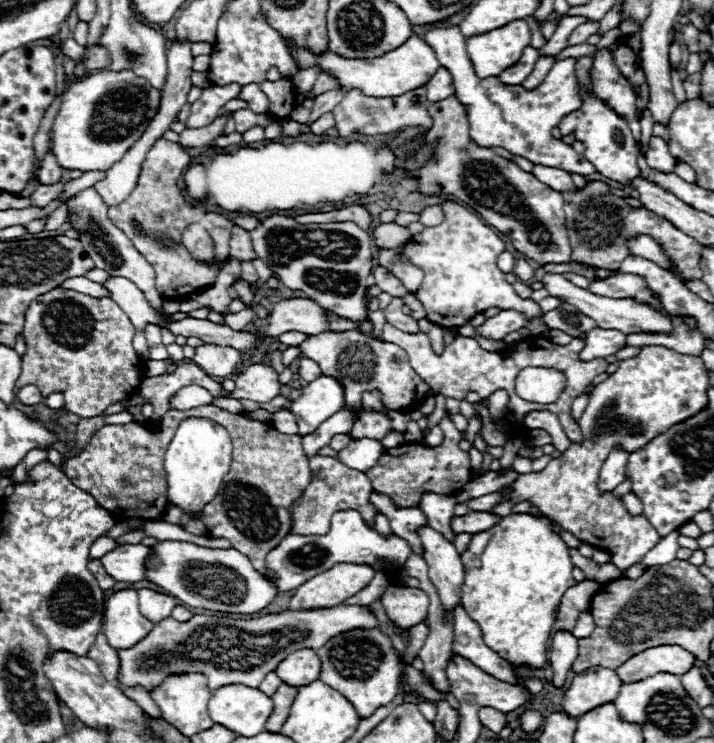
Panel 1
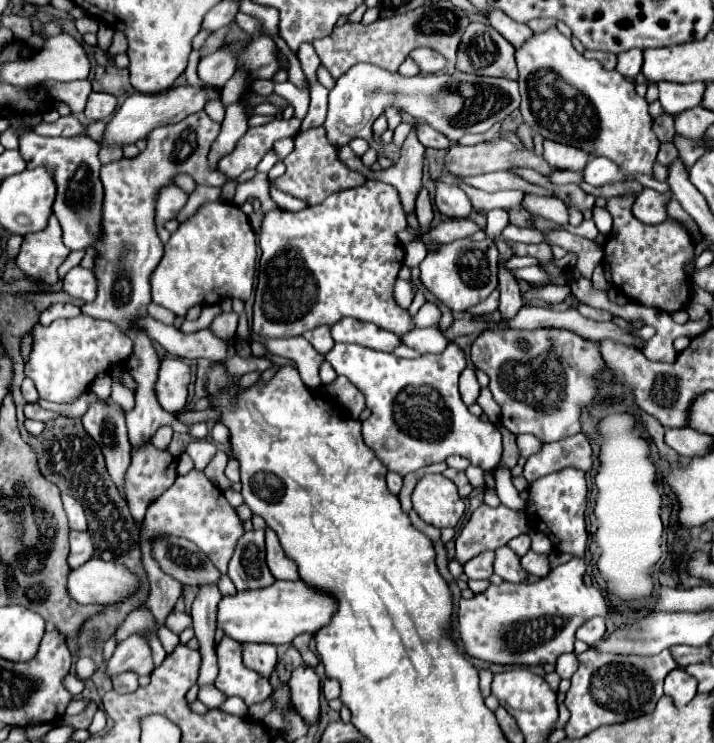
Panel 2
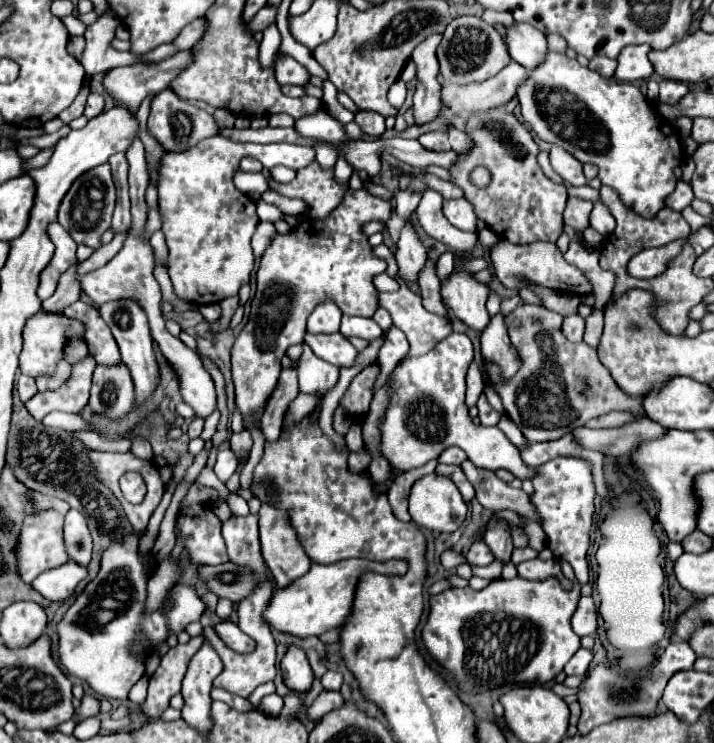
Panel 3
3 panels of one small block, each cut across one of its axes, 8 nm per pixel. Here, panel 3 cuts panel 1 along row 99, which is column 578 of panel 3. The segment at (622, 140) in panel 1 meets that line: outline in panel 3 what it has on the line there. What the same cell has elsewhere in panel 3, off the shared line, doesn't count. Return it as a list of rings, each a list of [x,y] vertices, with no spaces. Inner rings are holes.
[[[560,562],[564,578],[572,580],[572,590],[562,590],[558,578],[546,580],[492,580],[482,590],[472,588],[448,588],[438,596],[430,598],[430,614],[426,626],[422,628],[422,642],[426,652],[452,676],[462,692],[480,694],[504,684],[524,684],[538,682],[546,684],[554,680],[566,666],[566,662],[578,650],[578,636],[570,626],[570,618],[576,610],[580,598],[580,582],[568,562]]]

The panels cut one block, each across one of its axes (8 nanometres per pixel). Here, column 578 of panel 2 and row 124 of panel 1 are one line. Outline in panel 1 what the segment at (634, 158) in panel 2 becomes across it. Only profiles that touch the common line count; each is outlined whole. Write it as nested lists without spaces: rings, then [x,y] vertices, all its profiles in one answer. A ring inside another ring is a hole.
[[[100,70],[82,82],[70,84],[70,88],[64,92],[64,102],[50,132],[50,146],[56,154],[58,164],[62,168],[82,170],[82,172],[108,170],[144,134],[154,114],[158,114],[158,106],[160,106],[160,92],[154,86],[150,86],[146,78],[136,76],[132,70],[120,70],[120,72]]]

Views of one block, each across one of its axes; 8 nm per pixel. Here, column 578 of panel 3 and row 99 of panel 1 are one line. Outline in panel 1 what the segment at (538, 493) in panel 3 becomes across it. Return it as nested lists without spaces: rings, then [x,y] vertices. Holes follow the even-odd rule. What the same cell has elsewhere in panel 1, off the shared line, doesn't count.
[[[456,26],[430,30],[424,36],[424,40],[432,46],[440,64],[446,70],[450,70],[456,98],[468,108],[470,136],[478,146],[484,146],[484,148],[500,146],[512,152],[514,156],[522,156],[530,160],[532,164],[560,168],[580,176],[588,176],[594,172],[594,166],[584,156],[580,156],[570,144],[552,138],[552,128],[558,126],[560,118],[572,110],[578,110],[578,106],[582,104],[582,98],[576,86],[574,58],[556,62],[550,74],[544,78],[544,82],[538,88],[526,90],[524,86],[502,86],[498,78],[478,78],[466,54],[466,38]]]

